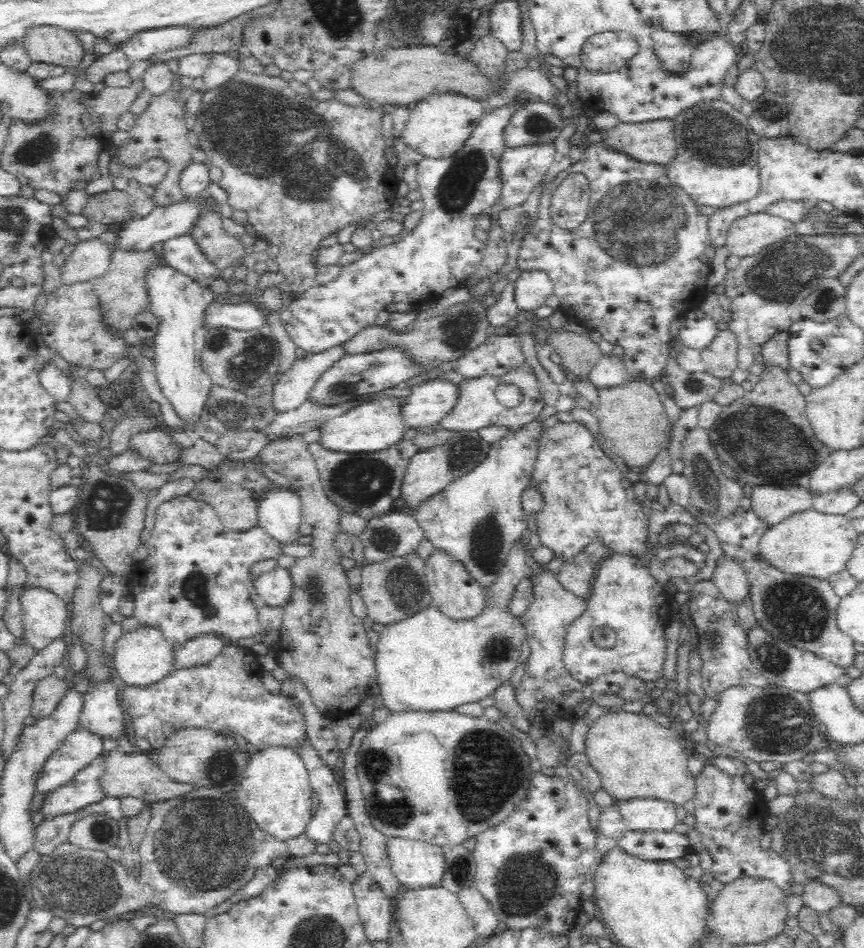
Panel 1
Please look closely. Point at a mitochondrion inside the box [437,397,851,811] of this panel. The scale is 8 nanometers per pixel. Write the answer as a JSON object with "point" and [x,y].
{"point":[768,442]}

